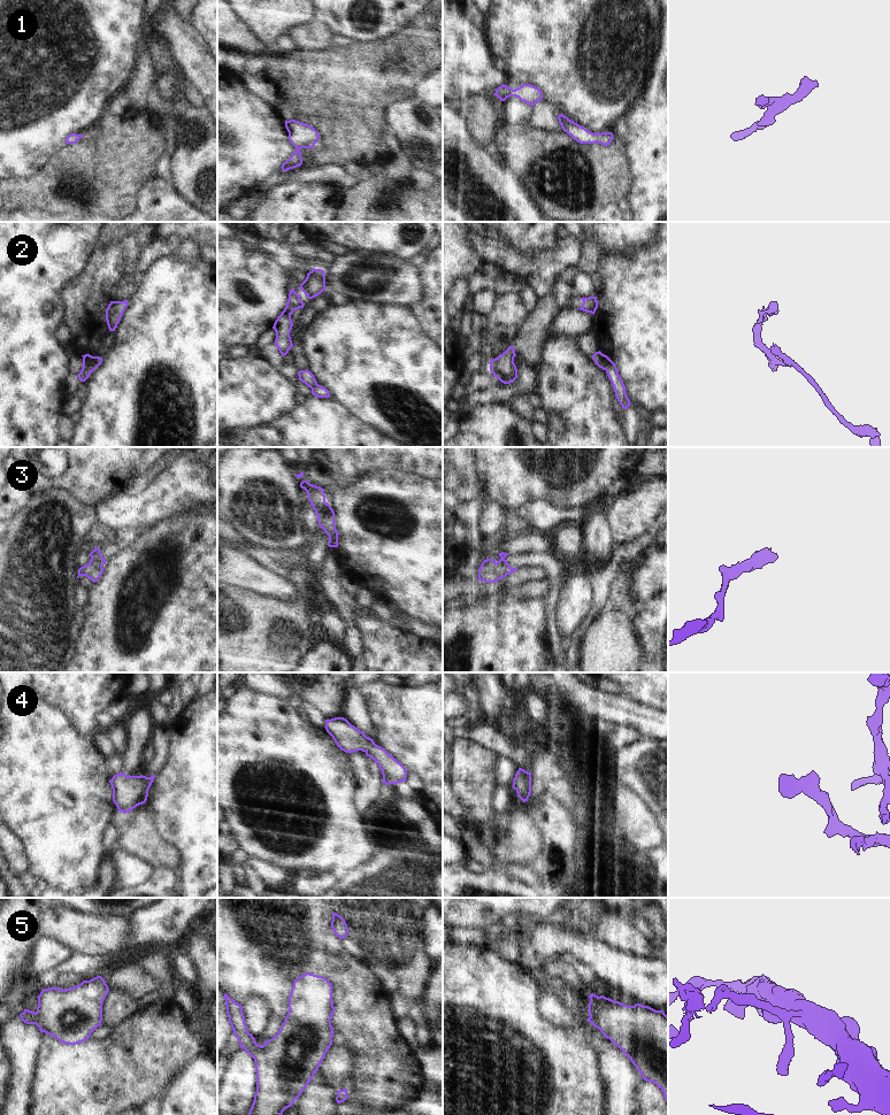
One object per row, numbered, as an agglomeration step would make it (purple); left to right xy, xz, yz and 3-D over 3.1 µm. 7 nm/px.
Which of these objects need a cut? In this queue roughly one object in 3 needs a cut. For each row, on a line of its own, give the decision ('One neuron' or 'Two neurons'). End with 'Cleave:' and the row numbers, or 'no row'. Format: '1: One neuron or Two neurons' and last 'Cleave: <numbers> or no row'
1: One neuron
2: Two neurons
3: One neuron
4: One neuron
5: One neuron
Cleave: 2

